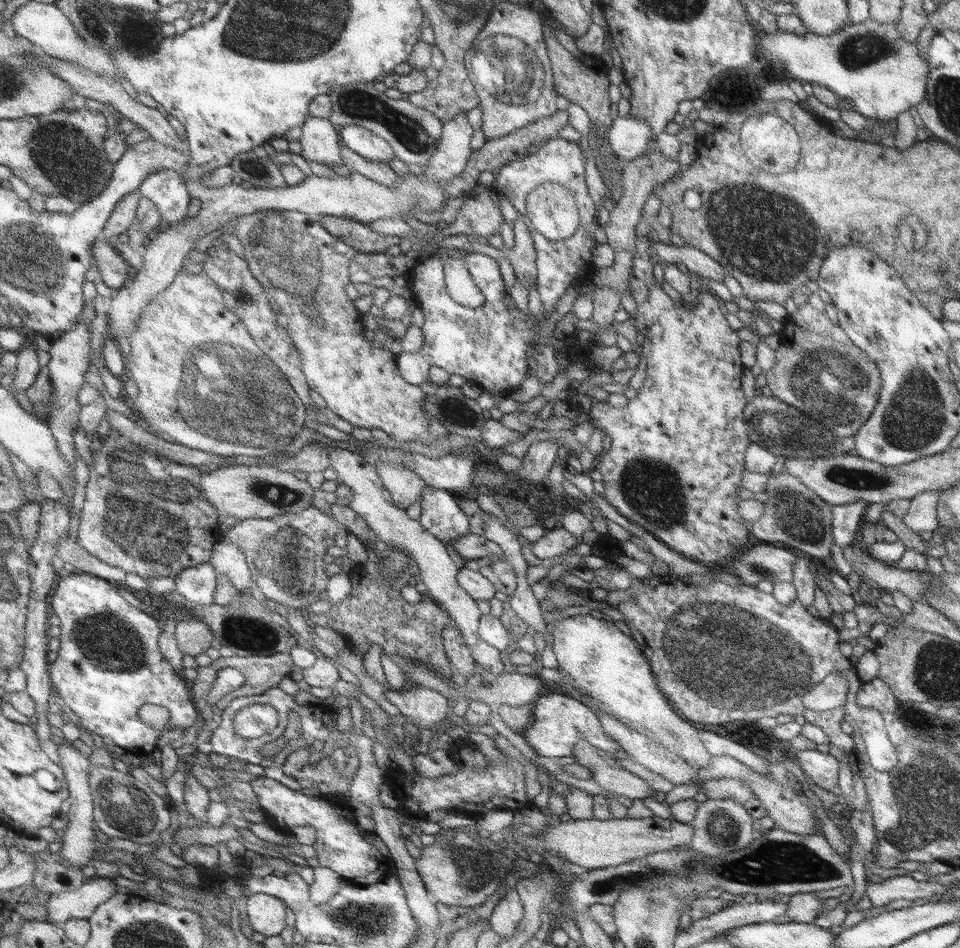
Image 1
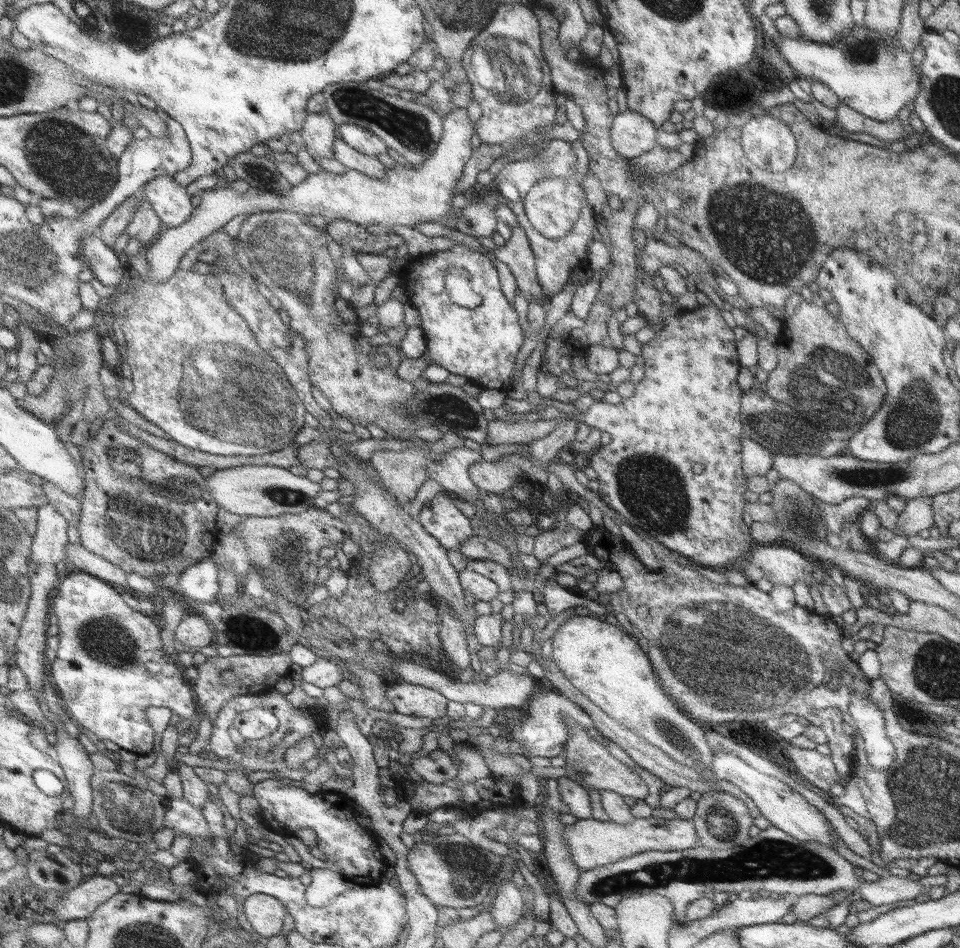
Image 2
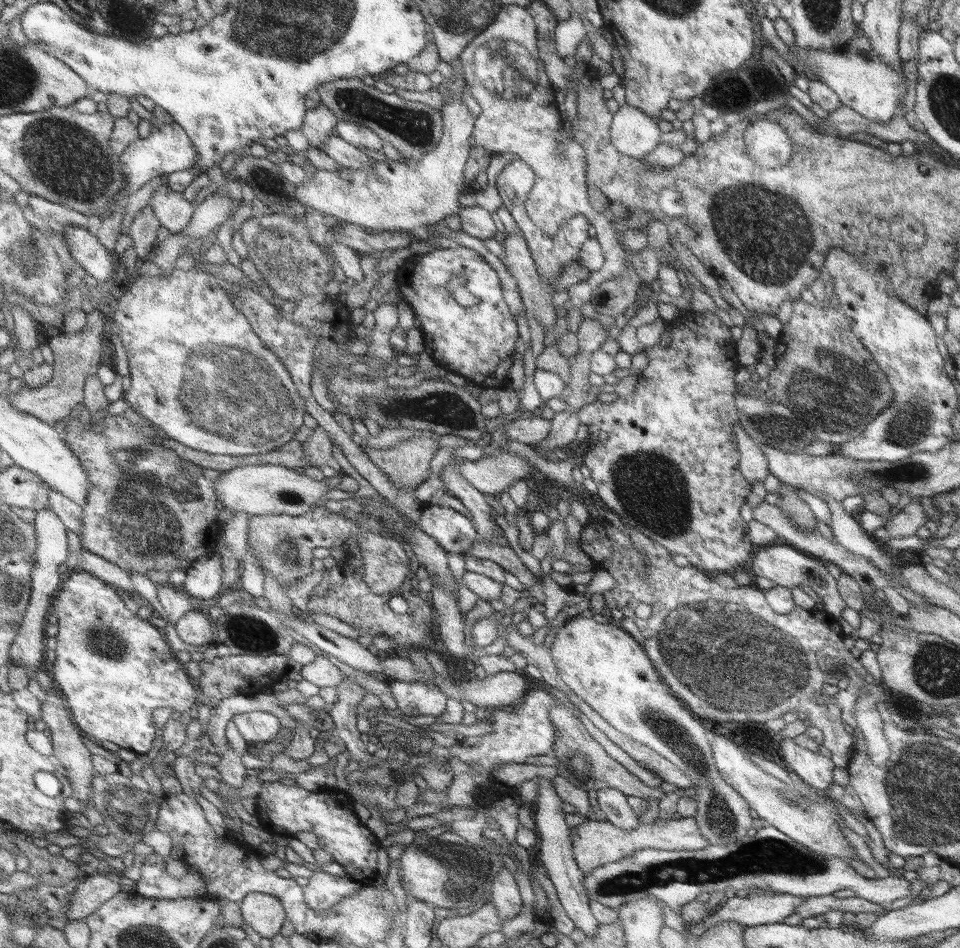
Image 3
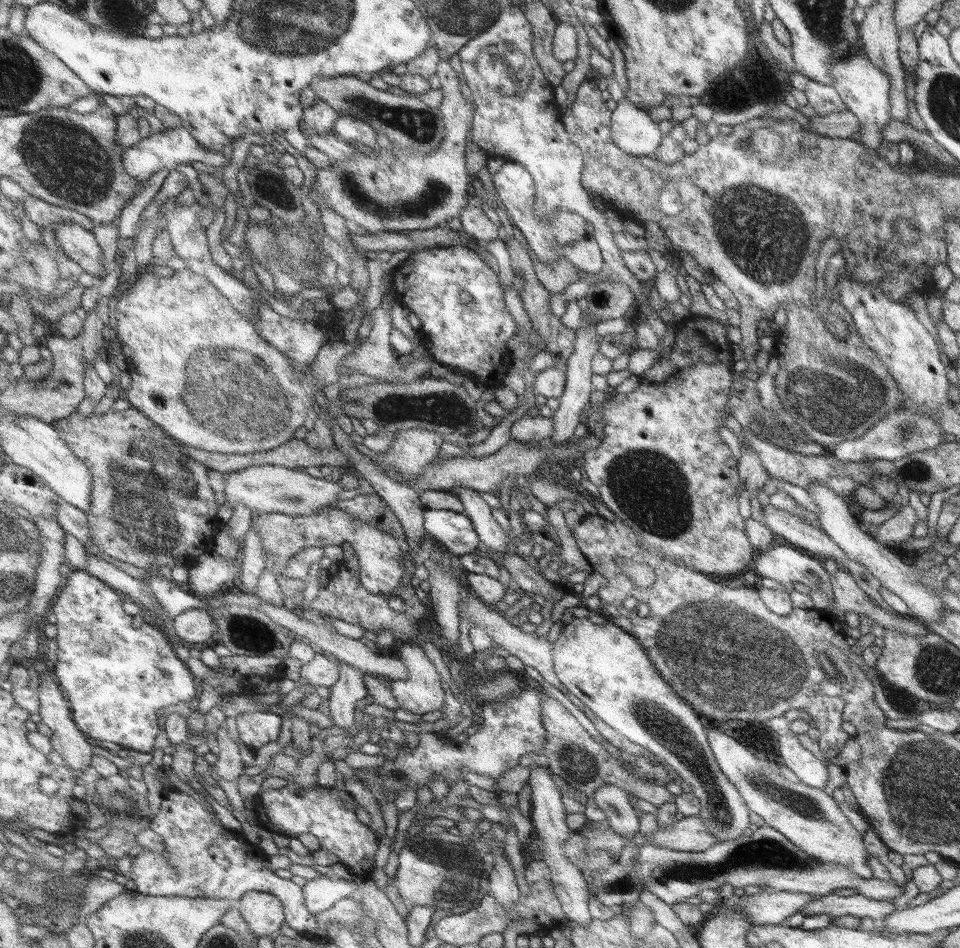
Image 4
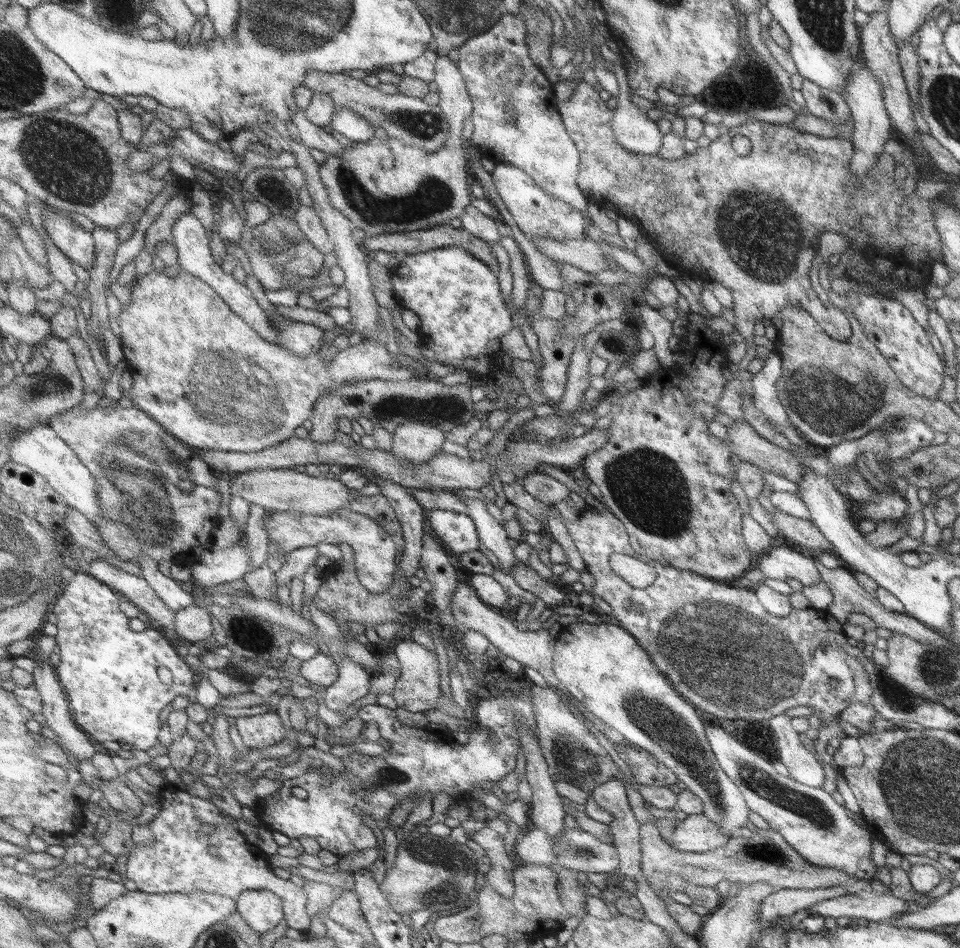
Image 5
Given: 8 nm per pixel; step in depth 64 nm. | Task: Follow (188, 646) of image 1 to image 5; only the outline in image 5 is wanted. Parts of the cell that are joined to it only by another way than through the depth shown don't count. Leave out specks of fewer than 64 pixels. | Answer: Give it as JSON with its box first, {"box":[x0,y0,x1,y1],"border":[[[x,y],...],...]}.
{"box":[176,603,213,644],"border":[[[206,603],[187,606],[176,612],[176,633],[178,641],[191,644],[213,636],[211,614]]]}

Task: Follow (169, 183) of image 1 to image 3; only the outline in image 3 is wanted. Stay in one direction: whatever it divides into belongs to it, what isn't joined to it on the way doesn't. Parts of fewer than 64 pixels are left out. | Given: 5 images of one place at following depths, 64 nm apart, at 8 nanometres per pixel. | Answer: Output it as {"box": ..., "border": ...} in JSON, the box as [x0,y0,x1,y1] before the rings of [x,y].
{"box":[149,180,198,235],"border":[[[166,180],[161,181],[161,186],[156,188],[149,205],[153,208],[159,223],[167,228],[171,235],[181,235],[189,227],[189,224],[198,208],[197,204],[185,200],[182,193],[174,192],[169,188],[166,184]]]}

